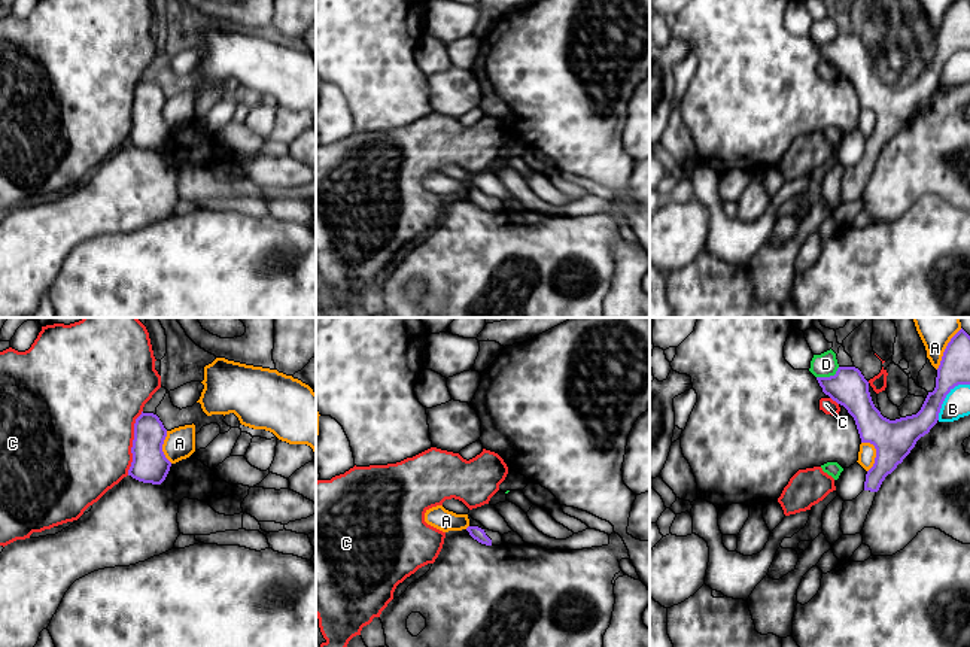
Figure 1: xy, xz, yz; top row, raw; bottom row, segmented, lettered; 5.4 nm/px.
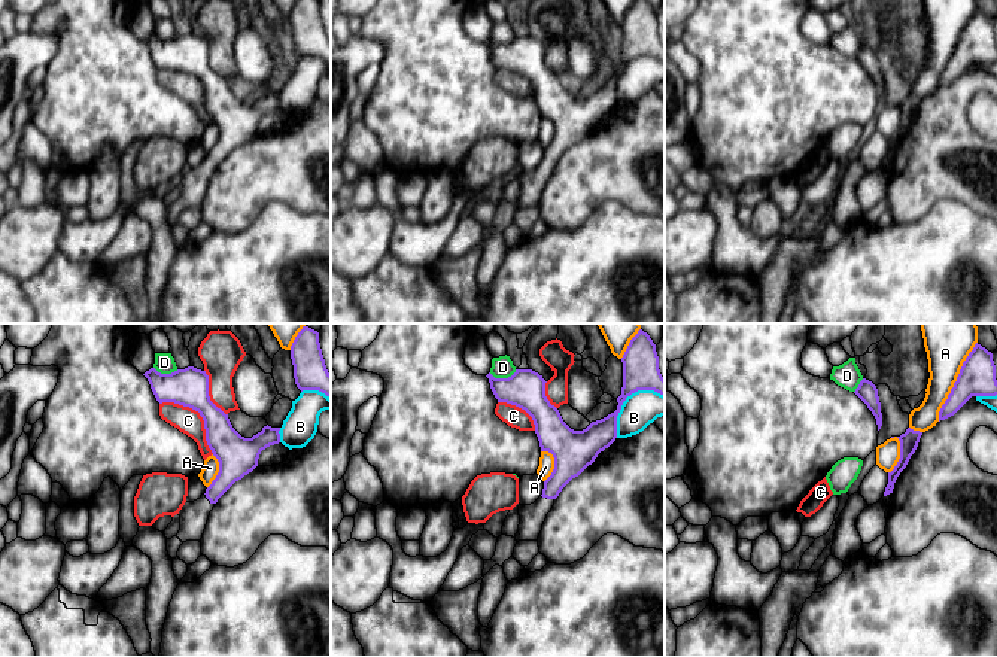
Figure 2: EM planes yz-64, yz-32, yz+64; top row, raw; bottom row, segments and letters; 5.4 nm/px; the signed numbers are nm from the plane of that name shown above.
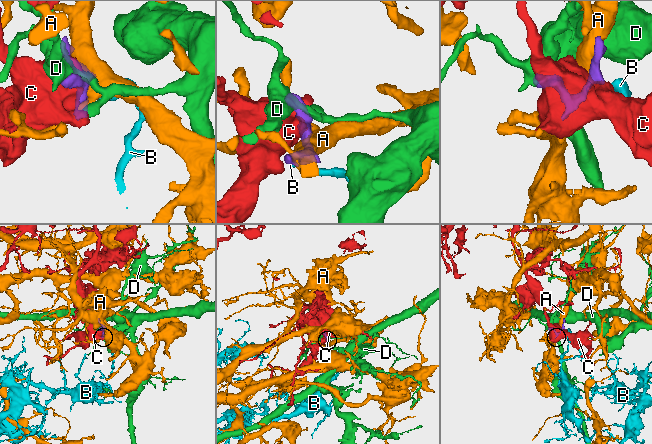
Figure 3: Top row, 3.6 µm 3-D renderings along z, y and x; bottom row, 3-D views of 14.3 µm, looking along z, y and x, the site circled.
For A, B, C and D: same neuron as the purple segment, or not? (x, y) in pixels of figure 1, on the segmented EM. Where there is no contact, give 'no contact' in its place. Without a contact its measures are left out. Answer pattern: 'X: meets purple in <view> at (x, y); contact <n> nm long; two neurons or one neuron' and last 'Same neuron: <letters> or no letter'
A: meets purple in yz at (945, 349); contact 260 nm long; two neurons
B: meets purple in yz at (945, 397); contact 260 nm long; two neurons
C: meets purple in xy at (133, 443); contact 360 nm long; two neurons
D: meets purple in yz at (830, 376); contact 140 nm long; two neurons
Same neuron: no letter

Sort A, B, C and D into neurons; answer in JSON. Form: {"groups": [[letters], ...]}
{"groups": [["A"], ["B"], ["C"], ["D"]]}

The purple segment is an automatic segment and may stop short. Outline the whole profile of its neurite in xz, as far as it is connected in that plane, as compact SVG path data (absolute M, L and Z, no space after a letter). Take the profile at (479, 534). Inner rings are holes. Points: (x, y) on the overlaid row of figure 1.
M468 516L468 519L469 519L469 526L466 528L466 531L474 540L486 546L504 544L502 535L499 532L486 529L480 522L474 520L471 516Z

